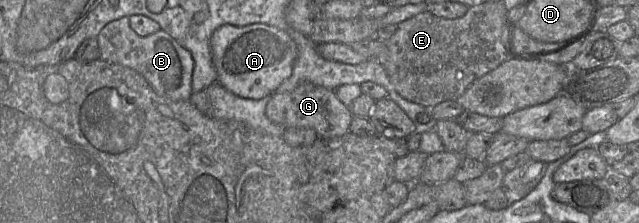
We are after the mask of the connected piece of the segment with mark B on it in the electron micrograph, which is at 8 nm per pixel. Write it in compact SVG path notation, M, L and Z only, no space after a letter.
M122 17L104 26L97 40L102 60L137 71L160 96L173 101L190 100L194 68L192 55L165 31L139 36L132 30L129 18Z

